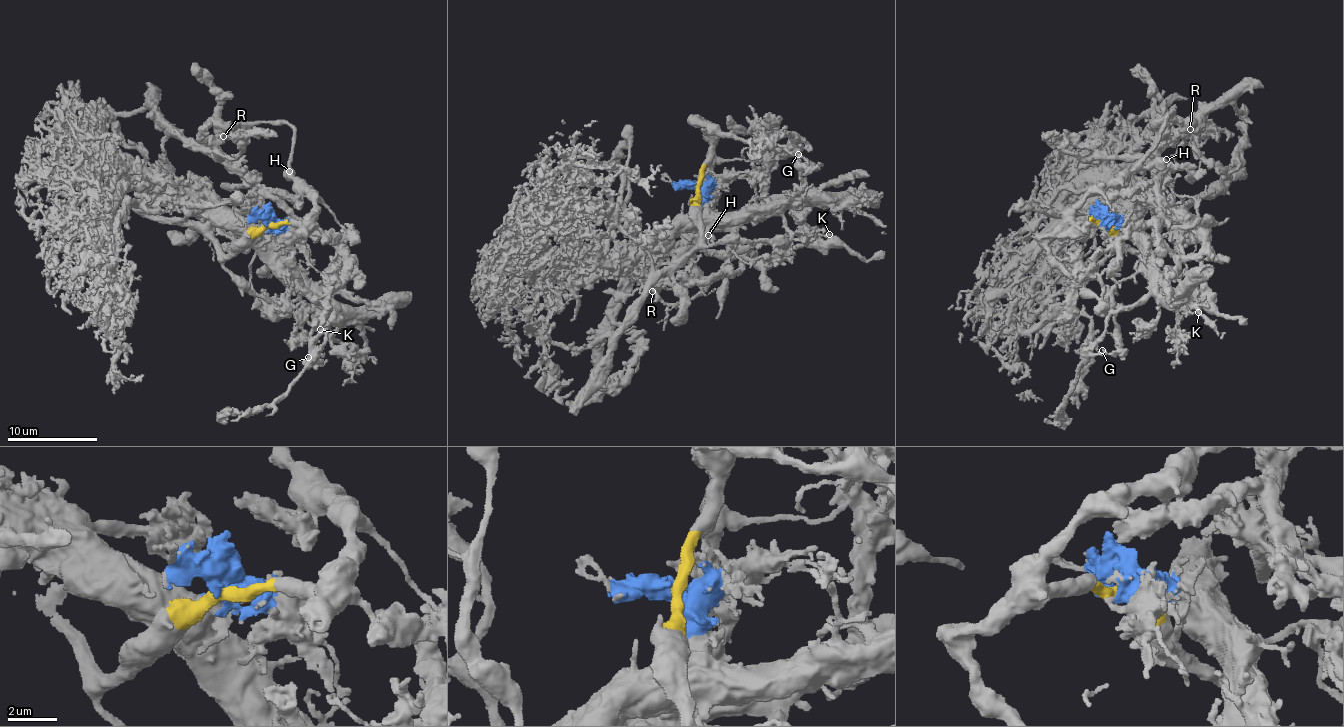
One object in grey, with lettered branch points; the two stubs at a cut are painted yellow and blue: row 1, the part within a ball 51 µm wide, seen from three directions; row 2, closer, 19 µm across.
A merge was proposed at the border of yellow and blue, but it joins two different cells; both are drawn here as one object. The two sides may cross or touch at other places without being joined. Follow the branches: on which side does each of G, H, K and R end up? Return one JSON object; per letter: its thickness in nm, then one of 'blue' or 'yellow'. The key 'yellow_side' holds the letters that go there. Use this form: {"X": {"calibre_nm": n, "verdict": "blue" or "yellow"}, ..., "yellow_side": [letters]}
{"G": {"calibre_nm": 240, "verdict": "blue"}, "H": {"calibre_nm": 650, "verdict": "yellow"}, "K": {"calibre_nm": 240, "verdict": "blue"}, "R": {"calibre_nm": 650, "verdict": "yellow"}, "yellow_side": ["H", "R"]}

